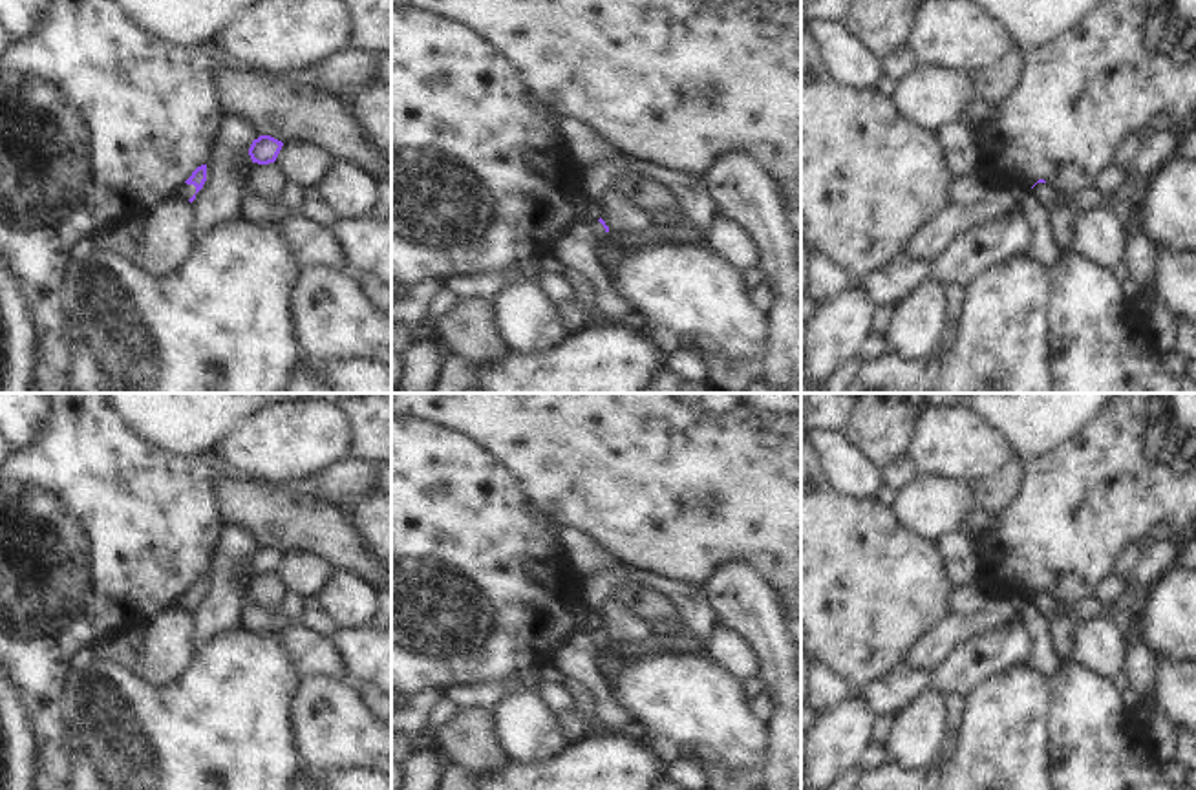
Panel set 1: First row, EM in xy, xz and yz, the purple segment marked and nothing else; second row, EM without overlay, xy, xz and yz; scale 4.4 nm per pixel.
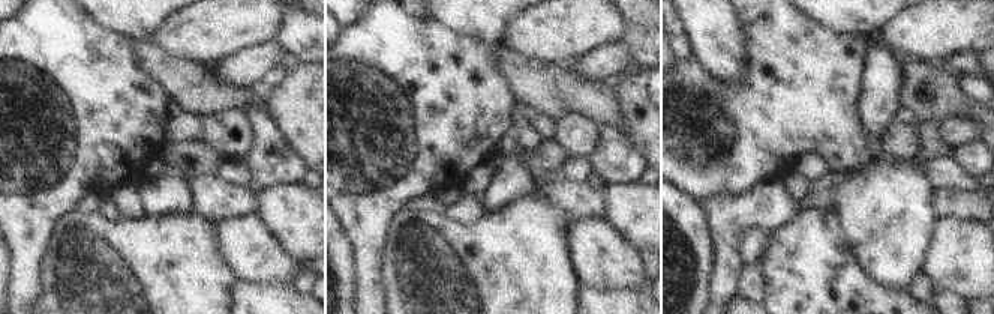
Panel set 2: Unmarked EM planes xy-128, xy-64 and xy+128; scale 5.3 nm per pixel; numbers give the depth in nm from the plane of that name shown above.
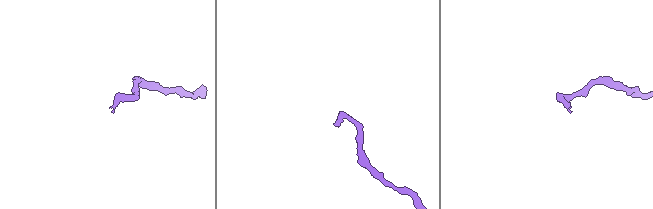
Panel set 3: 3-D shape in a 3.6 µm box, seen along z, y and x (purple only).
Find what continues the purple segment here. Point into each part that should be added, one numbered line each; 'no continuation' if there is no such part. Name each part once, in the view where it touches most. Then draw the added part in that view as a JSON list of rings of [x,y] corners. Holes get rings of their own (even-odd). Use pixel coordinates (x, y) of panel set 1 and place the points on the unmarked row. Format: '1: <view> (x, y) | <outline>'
1: xy (185, 600) | [[[183,592],[179,598],[176,598],[170,607],[183,607],[183,609],[190,609],[196,603],[196,596],[194,594],[187,594]]]

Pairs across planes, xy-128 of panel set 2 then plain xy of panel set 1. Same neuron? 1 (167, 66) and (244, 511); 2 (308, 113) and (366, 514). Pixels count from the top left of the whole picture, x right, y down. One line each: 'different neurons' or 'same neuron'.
1: same neuron
2: same neuron

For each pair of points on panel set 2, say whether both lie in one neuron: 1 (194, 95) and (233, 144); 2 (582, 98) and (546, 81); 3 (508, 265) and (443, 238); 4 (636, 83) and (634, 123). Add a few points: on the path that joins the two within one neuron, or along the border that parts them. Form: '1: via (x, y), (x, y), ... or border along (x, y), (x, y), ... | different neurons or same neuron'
1: border along (243, 108), (222, 108), (200, 116) | different neurons
2: via (573, 93), (555, 90) | same neuron
3: via (492, 265), (470, 265), (459, 254) | same neuron
4: via (636, 93), (634, 113) | same neuron

